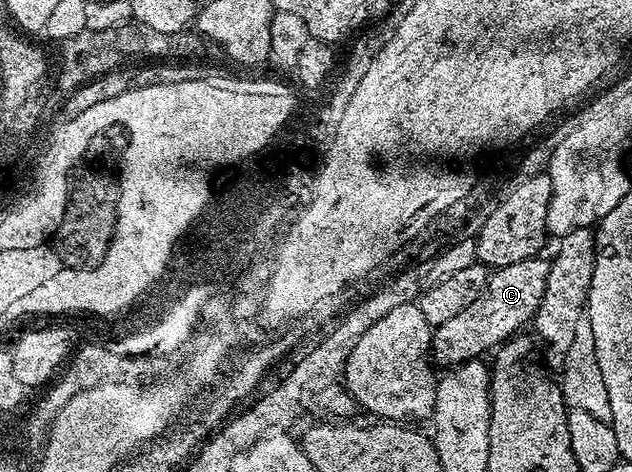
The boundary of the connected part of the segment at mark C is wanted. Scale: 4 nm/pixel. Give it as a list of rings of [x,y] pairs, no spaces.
[[[544,258],[512,262],[512,266],[495,268],[490,272],[486,289],[460,314],[448,318],[448,322],[437,325],[433,329],[430,341],[430,355],[435,365],[453,366],[481,357],[482,352],[497,349],[506,343],[511,336],[521,333],[522,328],[533,321],[538,312],[540,302],[544,298],[544,290],[548,286],[548,270],[550,260]]]

